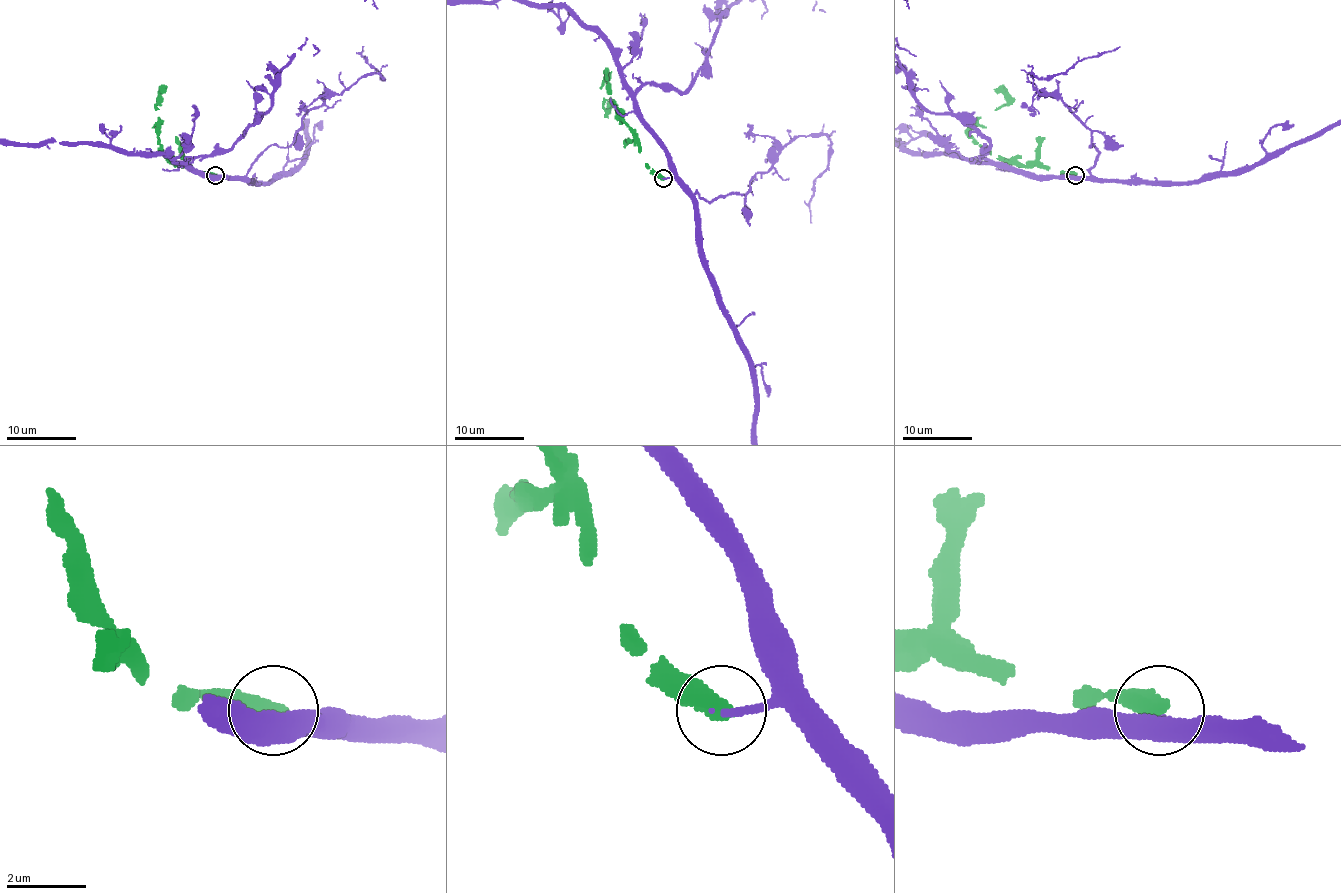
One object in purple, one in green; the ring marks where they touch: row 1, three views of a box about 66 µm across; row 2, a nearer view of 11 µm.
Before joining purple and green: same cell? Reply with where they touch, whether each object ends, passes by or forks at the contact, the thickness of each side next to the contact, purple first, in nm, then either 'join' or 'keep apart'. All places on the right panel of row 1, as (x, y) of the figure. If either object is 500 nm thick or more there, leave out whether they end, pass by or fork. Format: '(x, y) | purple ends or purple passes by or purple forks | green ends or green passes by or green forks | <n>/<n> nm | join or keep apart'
(1075, 175) | purple ends | green ends | 170/480 nm | keep apart

